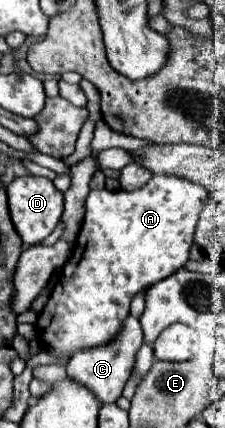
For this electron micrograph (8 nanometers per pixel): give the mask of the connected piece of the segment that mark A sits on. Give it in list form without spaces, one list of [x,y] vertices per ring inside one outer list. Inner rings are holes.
[[[151,176],[149,184],[145,184],[145,188],[137,188],[135,192],[111,192],[105,188],[91,190],[85,200],[85,218],[73,246],[73,256],[63,266],[63,276],[55,284],[37,320],[37,332],[43,346],[57,356],[69,356],[81,348],[109,342],[127,318],[131,298],[139,290],[163,280],[165,276],[171,276],[185,266],[193,246],[197,216],[201,214],[205,200],[209,200],[209,192],[205,192],[205,188],[199,184],[181,180],[181,176]]]

